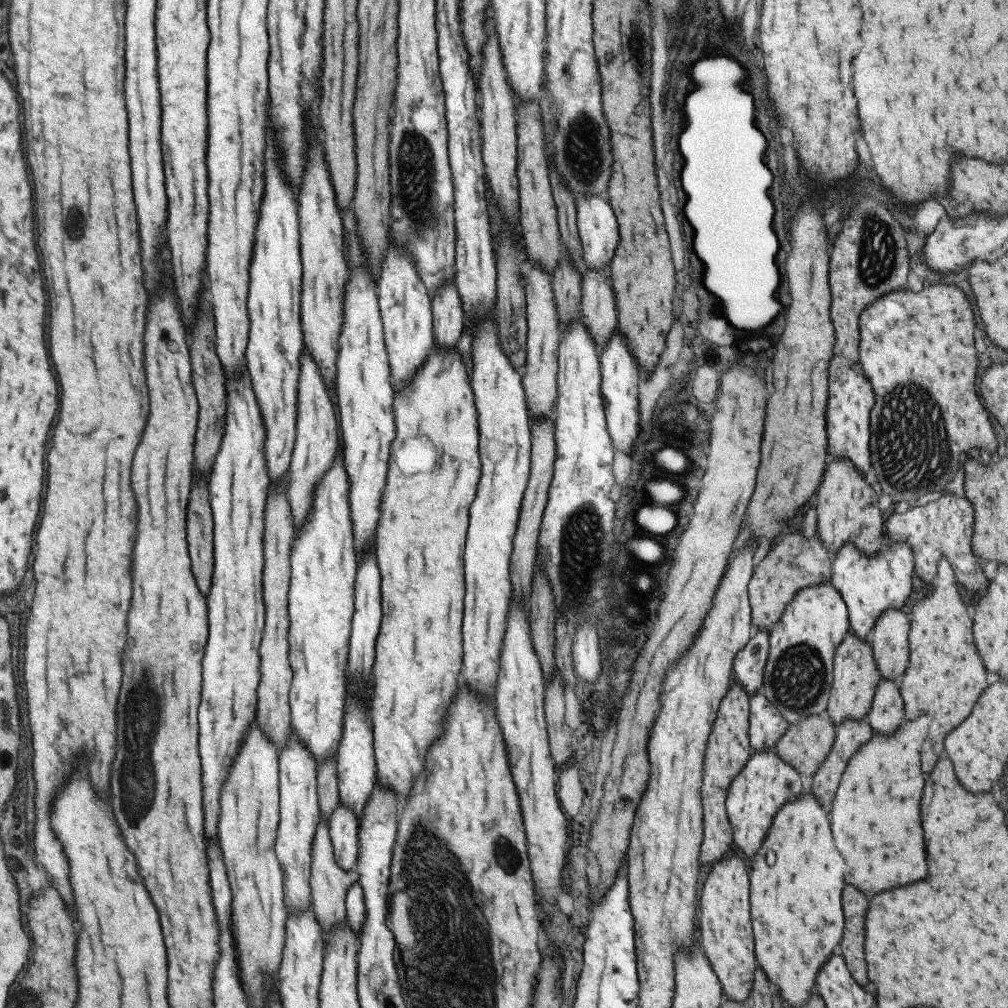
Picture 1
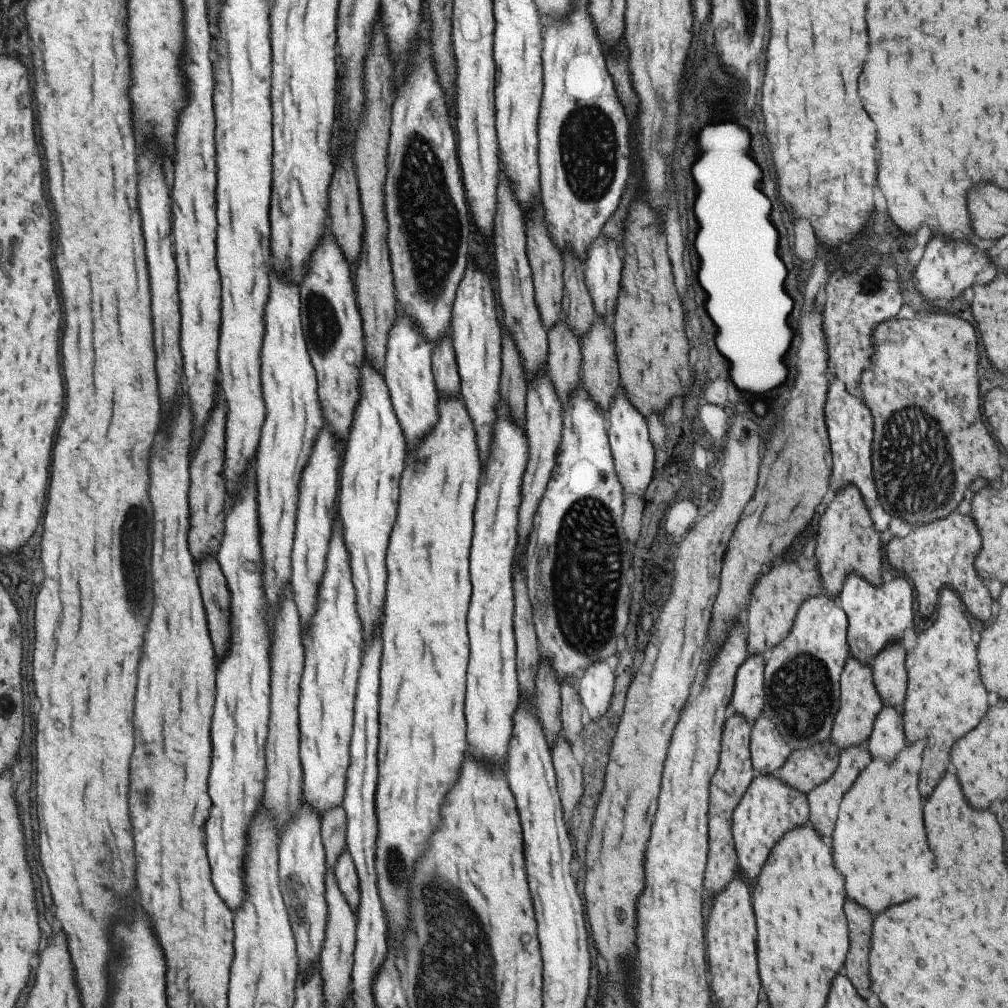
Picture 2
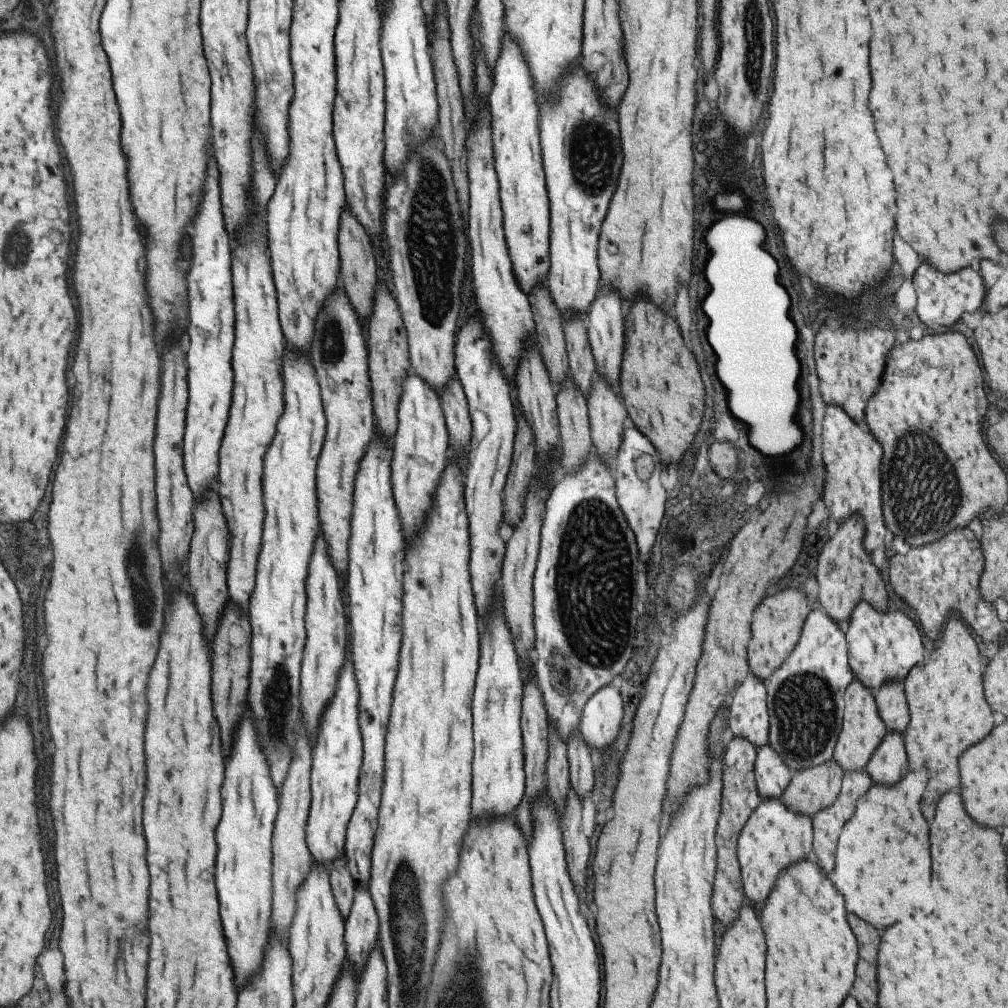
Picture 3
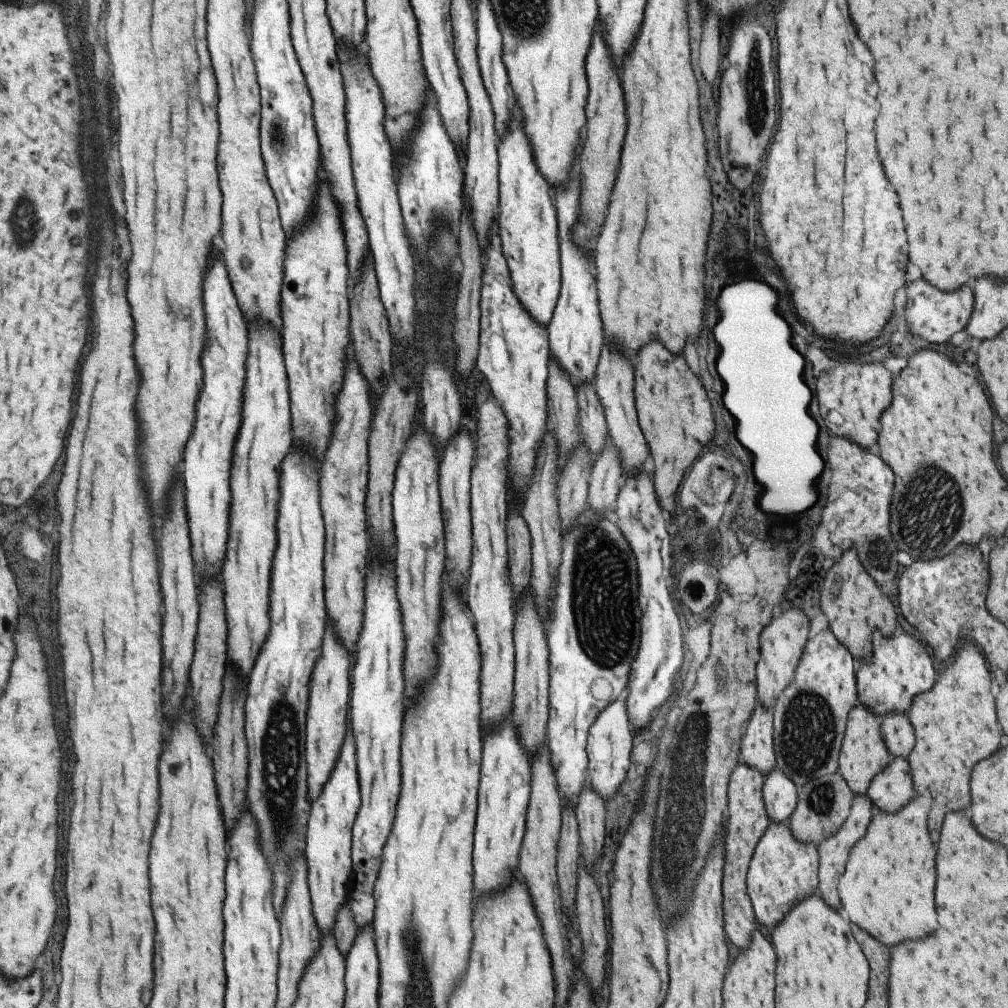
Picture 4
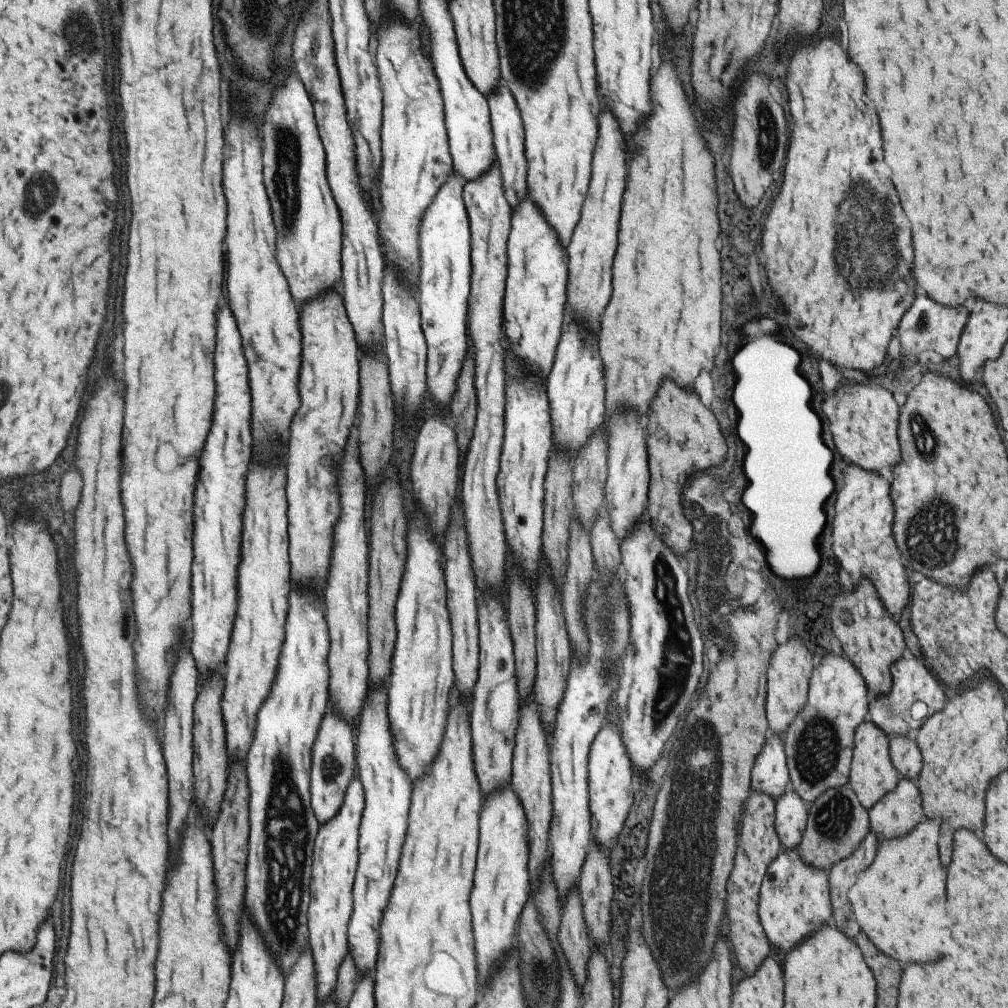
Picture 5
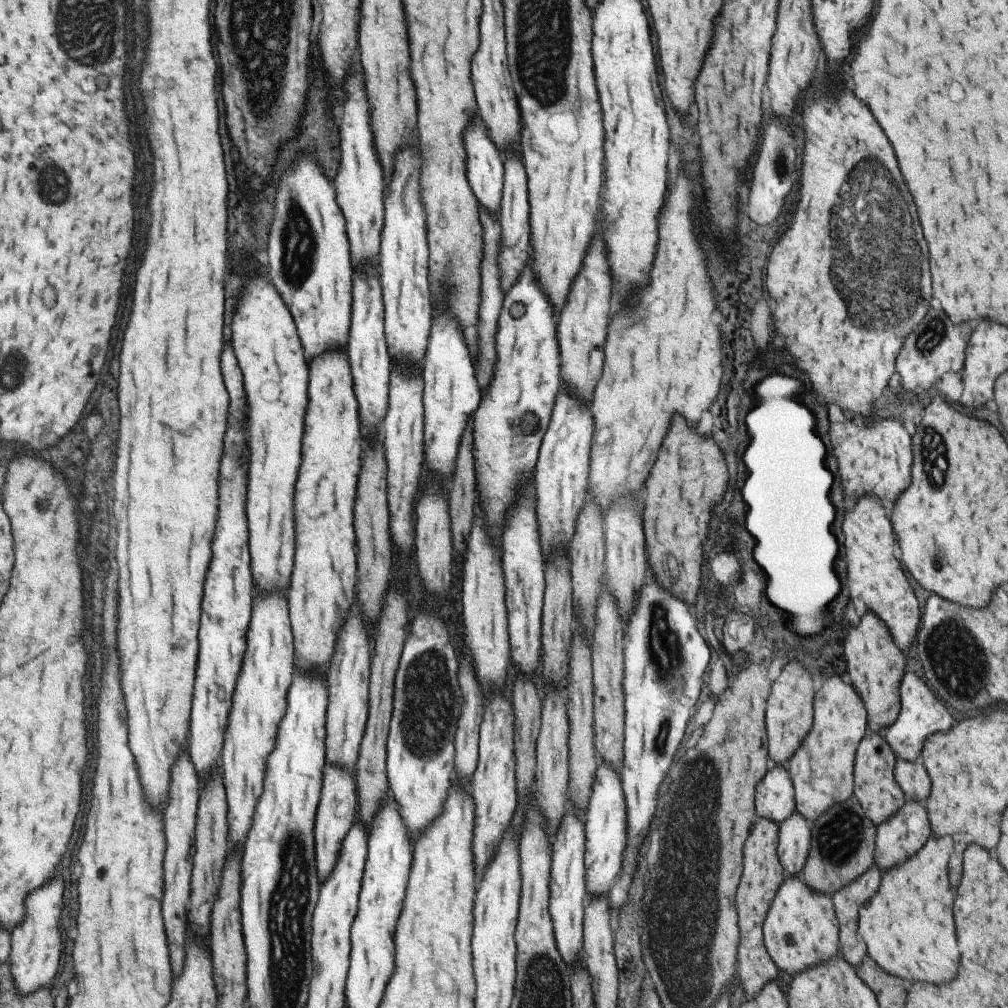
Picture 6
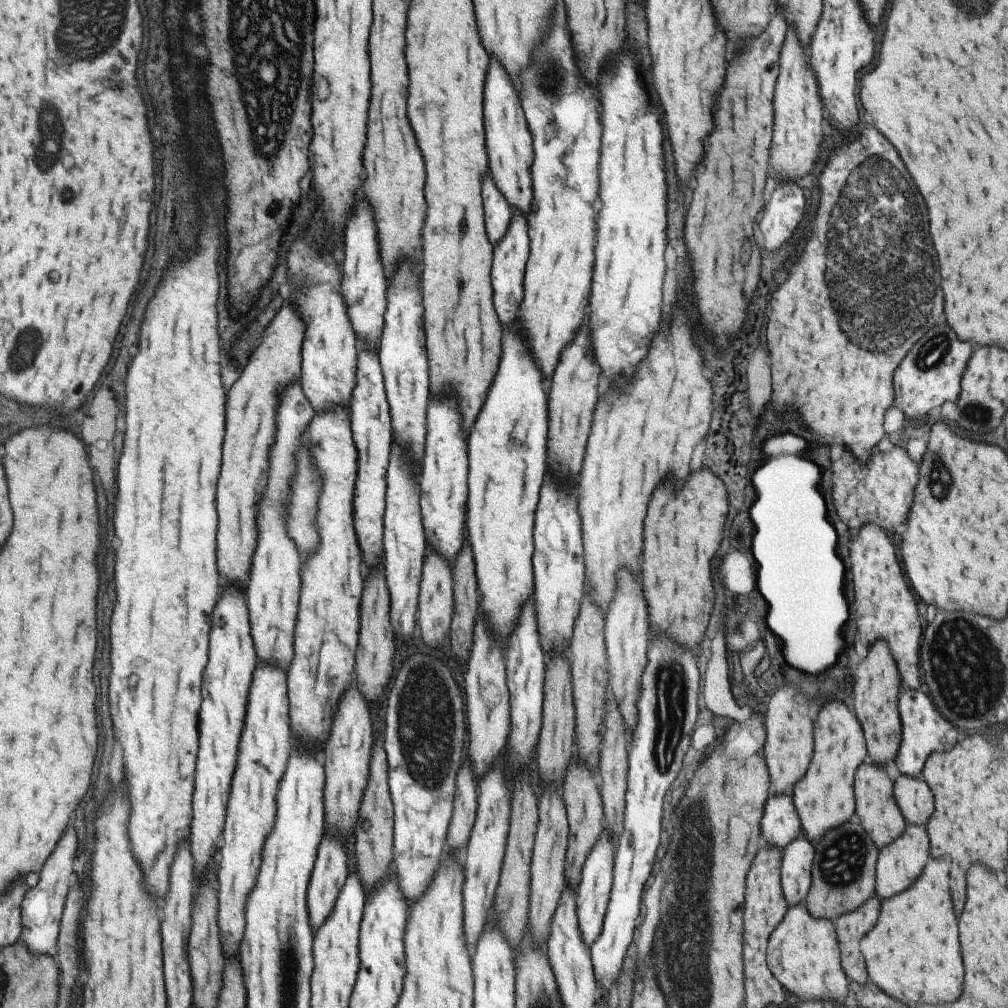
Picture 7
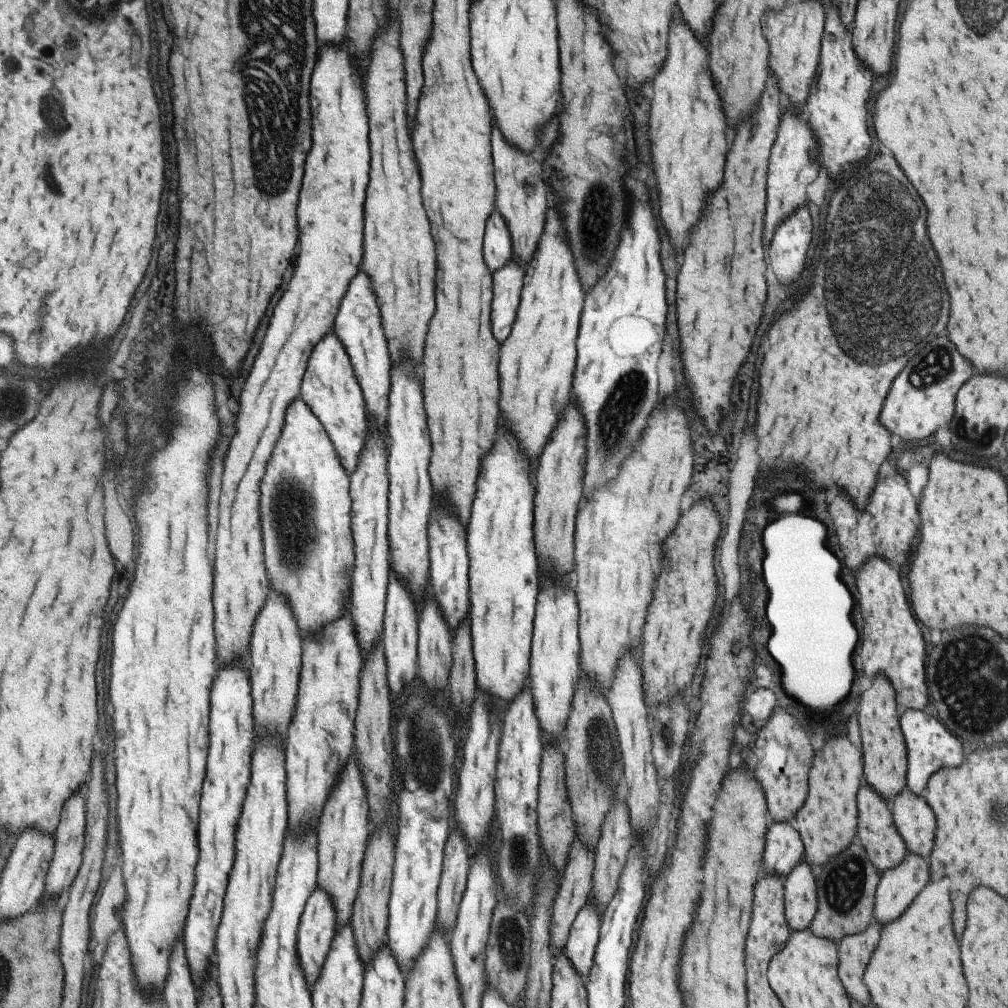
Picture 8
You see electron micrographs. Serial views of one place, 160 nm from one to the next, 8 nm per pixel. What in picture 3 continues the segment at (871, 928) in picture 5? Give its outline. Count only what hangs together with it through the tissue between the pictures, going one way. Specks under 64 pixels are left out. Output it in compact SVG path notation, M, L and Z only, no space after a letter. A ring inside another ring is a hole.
M921 770L917 774L915 772L905 774L903 780L891 788L871 784L867 794L857 800L855 814L849 822L845 822L837 840L835 870L829 880L833 880L833 886L837 888L837 892L841 892L845 910L859 916L875 929L882 930L881 936L887 928L897 924L897 920L925 920L925 916L933 916L931 866L929 866L931 855L929 855L929 842L927 842L927 822L923 820L919 812L919 798L925 792L925 780L927 780L927 774Z

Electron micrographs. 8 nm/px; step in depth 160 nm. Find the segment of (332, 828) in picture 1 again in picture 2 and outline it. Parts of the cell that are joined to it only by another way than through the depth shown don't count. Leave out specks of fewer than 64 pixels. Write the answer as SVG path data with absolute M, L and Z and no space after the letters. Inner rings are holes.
M347 850L337 857L333 872L339 892L347 901L349 908L354 912L355 916L360 892L355 867Z

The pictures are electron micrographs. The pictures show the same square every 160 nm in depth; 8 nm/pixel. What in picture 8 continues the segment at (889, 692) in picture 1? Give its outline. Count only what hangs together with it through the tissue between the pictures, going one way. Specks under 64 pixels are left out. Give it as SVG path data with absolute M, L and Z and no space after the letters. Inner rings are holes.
M906 853L899 865L879 876L874 890L873 920L880 924L880 928L897 920L928 882L927 860Z

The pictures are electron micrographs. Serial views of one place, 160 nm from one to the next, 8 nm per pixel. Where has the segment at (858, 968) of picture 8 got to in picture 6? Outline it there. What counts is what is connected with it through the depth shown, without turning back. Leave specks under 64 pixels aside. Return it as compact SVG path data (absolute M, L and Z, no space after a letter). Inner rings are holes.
M873 864L871 870L867 869L857 880L838 889L837 892L829 896L838 920L838 954L846 963L851 964L853 968L857 968L861 964L861 960L863 960L863 956L866 954L865 943L858 933L858 912L866 901L874 895L877 886L879 886L879 869L875 868L875 864Z

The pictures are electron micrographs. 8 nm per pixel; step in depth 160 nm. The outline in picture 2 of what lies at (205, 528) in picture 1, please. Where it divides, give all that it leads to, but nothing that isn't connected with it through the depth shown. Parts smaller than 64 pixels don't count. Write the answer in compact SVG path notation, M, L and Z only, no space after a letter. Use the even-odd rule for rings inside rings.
M207 558L199 564L199 590L207 614L209 634L215 650L215 660L221 658L221 652L225 652L225 644L229 644L229 590L225 586L225 578L213 558Z

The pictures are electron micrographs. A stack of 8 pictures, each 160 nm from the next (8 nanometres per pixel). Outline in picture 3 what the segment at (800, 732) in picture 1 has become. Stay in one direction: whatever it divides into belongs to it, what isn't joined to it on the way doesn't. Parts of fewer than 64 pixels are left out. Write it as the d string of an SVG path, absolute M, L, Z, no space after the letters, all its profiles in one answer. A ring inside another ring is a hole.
M831 760L791 775L788 787L778 800L791 812L811 820L817 811L829 808L834 803L844 770Z

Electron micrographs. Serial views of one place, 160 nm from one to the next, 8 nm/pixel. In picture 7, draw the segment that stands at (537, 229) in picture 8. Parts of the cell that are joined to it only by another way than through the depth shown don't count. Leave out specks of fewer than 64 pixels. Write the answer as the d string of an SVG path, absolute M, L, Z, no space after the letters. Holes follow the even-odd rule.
M491 58L487 76L485 76L485 90L483 90L483 128L485 128L485 150L489 162L489 176L503 195L509 206L517 208L519 212L527 212L531 204L531 136L525 128L521 104L517 100L517 92L511 88L505 72L501 66Z

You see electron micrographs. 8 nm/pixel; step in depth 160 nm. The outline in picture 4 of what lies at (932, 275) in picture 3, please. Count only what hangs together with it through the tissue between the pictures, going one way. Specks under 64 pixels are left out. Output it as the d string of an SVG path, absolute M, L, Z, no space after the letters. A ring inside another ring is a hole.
M918 279L906 285L906 303L902 314L909 326L907 330L909 334L939 346L939 344L945 344L955 332L964 328L971 316L971 306L973 306L973 296L967 286L945 292L937 290L927 281Z

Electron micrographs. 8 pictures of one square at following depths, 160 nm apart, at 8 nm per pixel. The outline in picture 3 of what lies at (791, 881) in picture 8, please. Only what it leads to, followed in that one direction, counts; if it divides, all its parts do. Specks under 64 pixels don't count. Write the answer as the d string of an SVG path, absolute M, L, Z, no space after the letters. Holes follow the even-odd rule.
M769 744L756 749L753 774L761 800L781 797L792 777L786 764Z

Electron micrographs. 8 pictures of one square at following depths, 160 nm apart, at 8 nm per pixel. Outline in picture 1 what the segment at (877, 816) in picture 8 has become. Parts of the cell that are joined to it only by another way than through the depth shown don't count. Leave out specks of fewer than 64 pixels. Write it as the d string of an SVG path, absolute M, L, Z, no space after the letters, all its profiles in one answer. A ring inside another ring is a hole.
M847 632L834 652L832 683L826 708L826 716L835 728L845 721L865 720L880 680L880 674L867 640L858 639L851 632Z

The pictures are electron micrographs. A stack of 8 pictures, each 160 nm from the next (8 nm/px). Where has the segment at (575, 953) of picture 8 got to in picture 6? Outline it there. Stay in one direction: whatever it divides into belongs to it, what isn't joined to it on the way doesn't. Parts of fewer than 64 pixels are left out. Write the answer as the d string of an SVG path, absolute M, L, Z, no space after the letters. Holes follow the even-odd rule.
M602 762L594 772L592 791L583 818L584 881L587 899L605 895L617 877L625 848L625 813L619 775Z

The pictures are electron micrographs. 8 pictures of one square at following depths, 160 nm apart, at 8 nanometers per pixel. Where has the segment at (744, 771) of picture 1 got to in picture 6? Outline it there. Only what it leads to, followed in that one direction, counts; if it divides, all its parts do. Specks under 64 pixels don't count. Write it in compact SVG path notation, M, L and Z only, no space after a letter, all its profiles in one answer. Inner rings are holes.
M785 877L779 885L762 922L762 936L773 964L789 976L801 972L801 968L820 965L839 953L838 920L829 895L807 888L799 877Z

